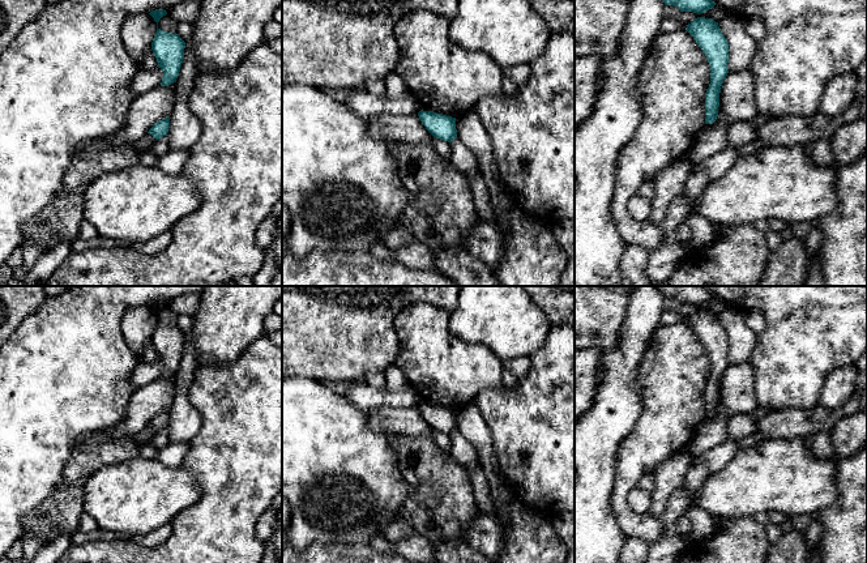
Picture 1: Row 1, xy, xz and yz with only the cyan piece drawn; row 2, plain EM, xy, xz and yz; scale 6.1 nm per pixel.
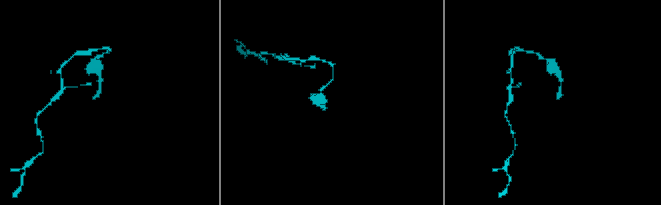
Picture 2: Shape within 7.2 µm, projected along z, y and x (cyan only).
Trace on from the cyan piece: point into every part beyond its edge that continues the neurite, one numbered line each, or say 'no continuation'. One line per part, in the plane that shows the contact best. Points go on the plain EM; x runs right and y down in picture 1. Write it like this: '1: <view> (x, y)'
no continuation

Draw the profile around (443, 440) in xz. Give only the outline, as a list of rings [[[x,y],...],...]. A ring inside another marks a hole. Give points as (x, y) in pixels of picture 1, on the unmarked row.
[[[434,430],[432,439],[435,444],[444,452],[450,455],[452,439],[450,435]]]

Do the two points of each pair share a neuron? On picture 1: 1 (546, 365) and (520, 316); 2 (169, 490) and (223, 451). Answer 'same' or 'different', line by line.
1: different
2: different

